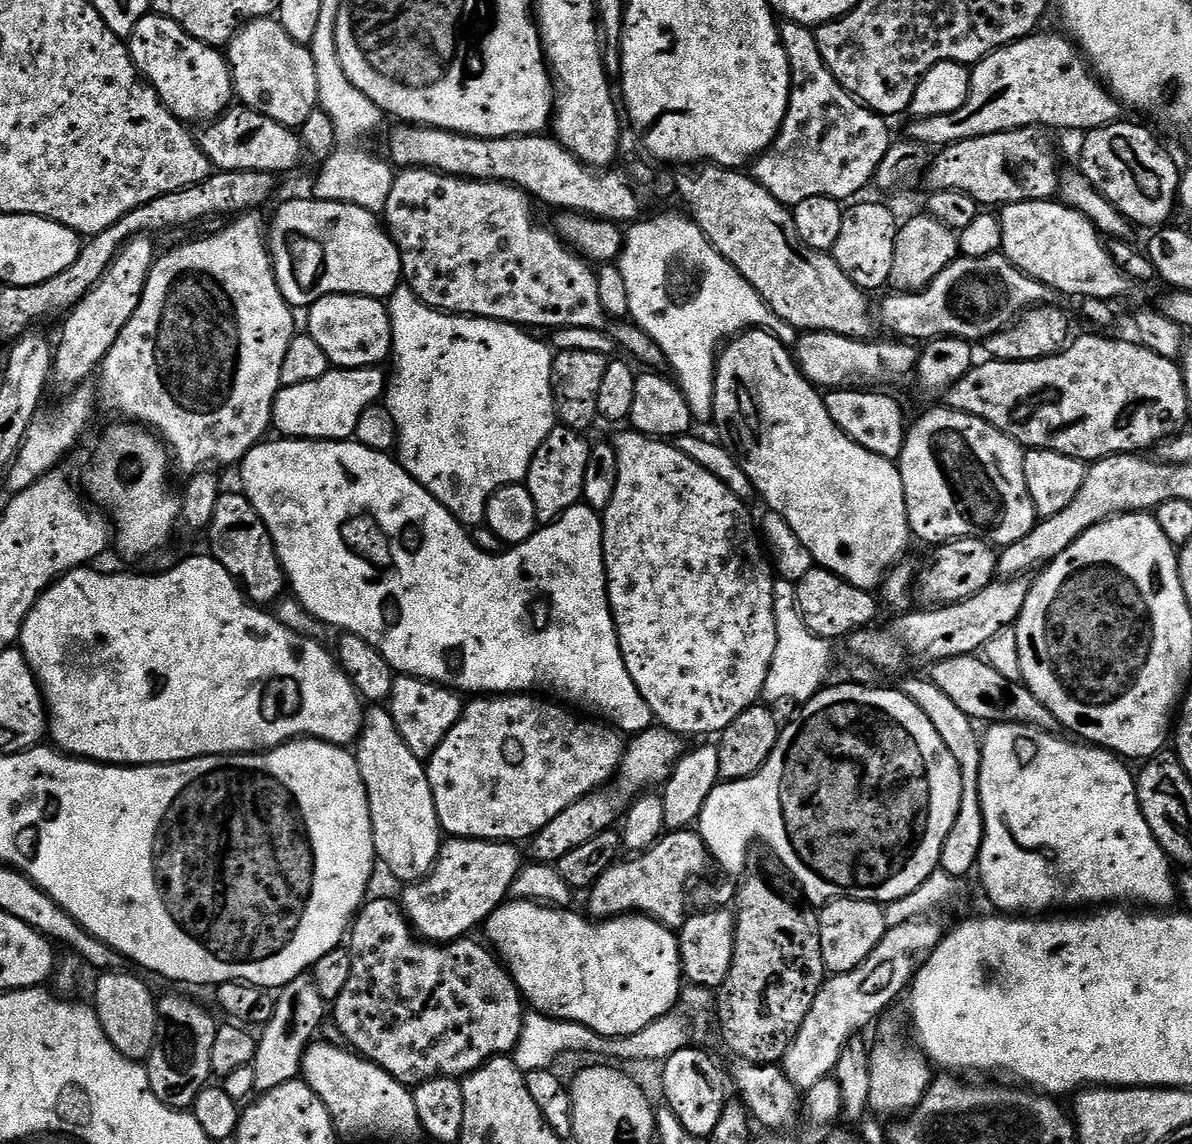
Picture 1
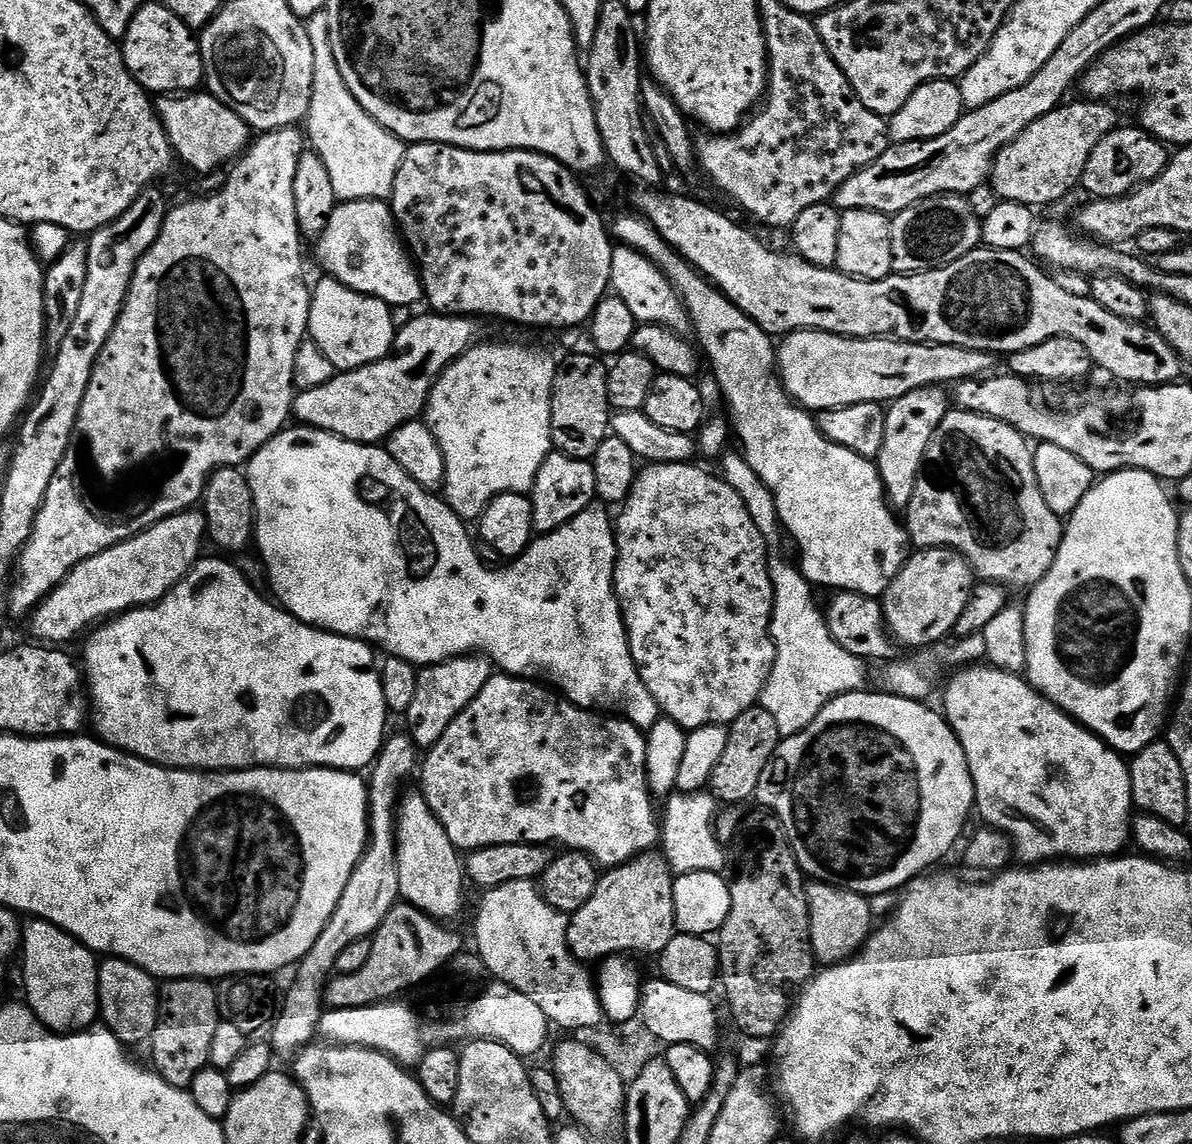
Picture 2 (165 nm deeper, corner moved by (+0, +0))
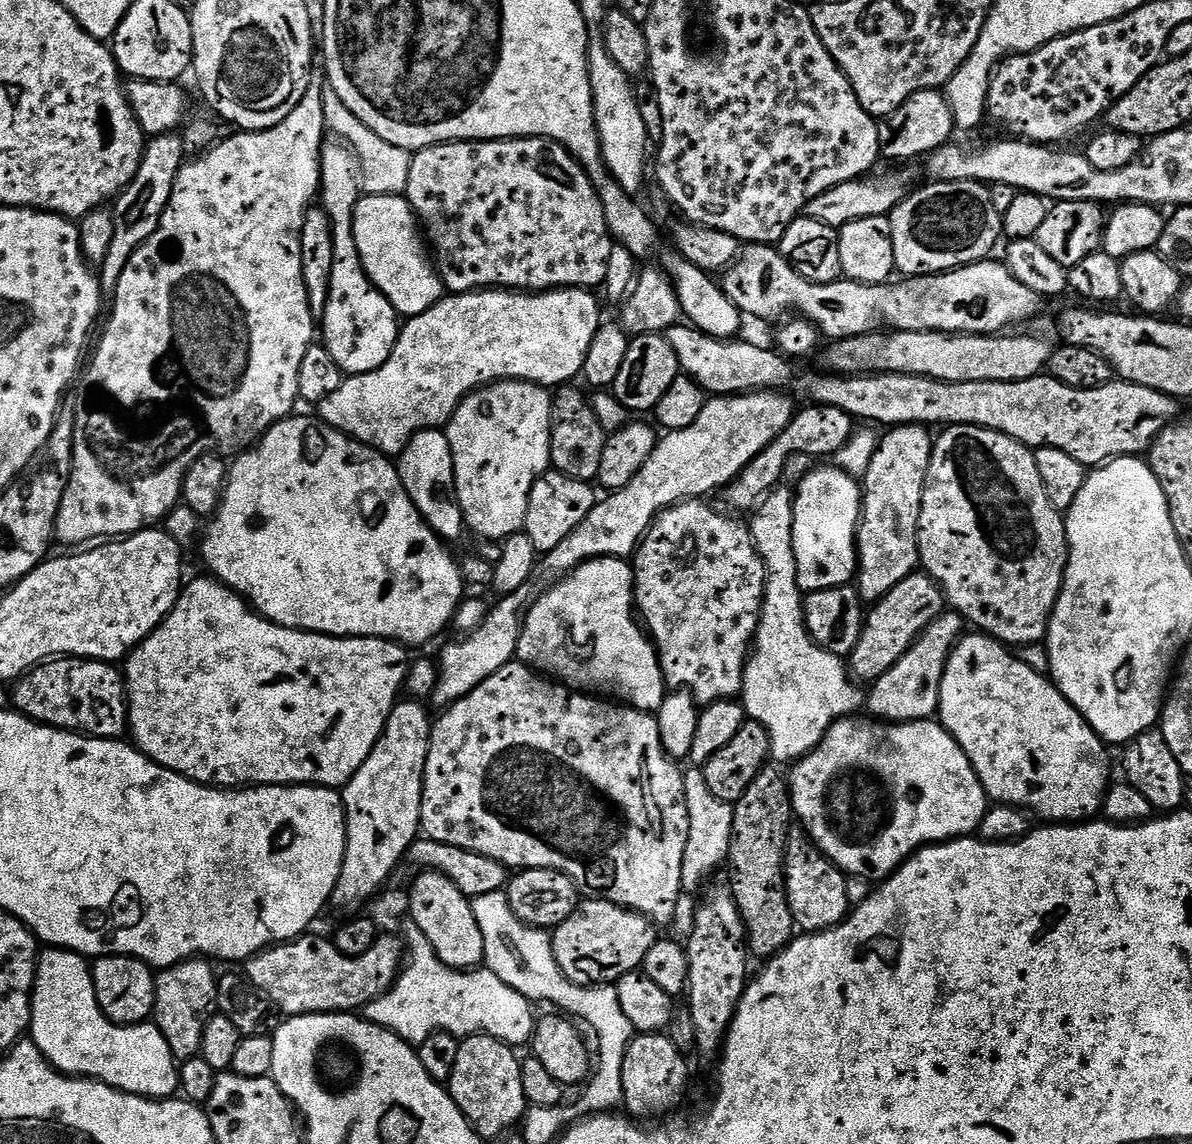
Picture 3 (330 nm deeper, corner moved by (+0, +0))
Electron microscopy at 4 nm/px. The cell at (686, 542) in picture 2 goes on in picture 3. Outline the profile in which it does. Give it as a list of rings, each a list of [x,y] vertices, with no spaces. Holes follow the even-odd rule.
[[[703,499],[681,500],[661,512],[648,527],[630,563],[634,608],[656,645],[665,685],[692,693],[700,706],[739,697],[744,691],[744,667],[748,665],[756,627],[764,611],[764,562],[752,540],[749,525],[744,520],[723,516]]]

